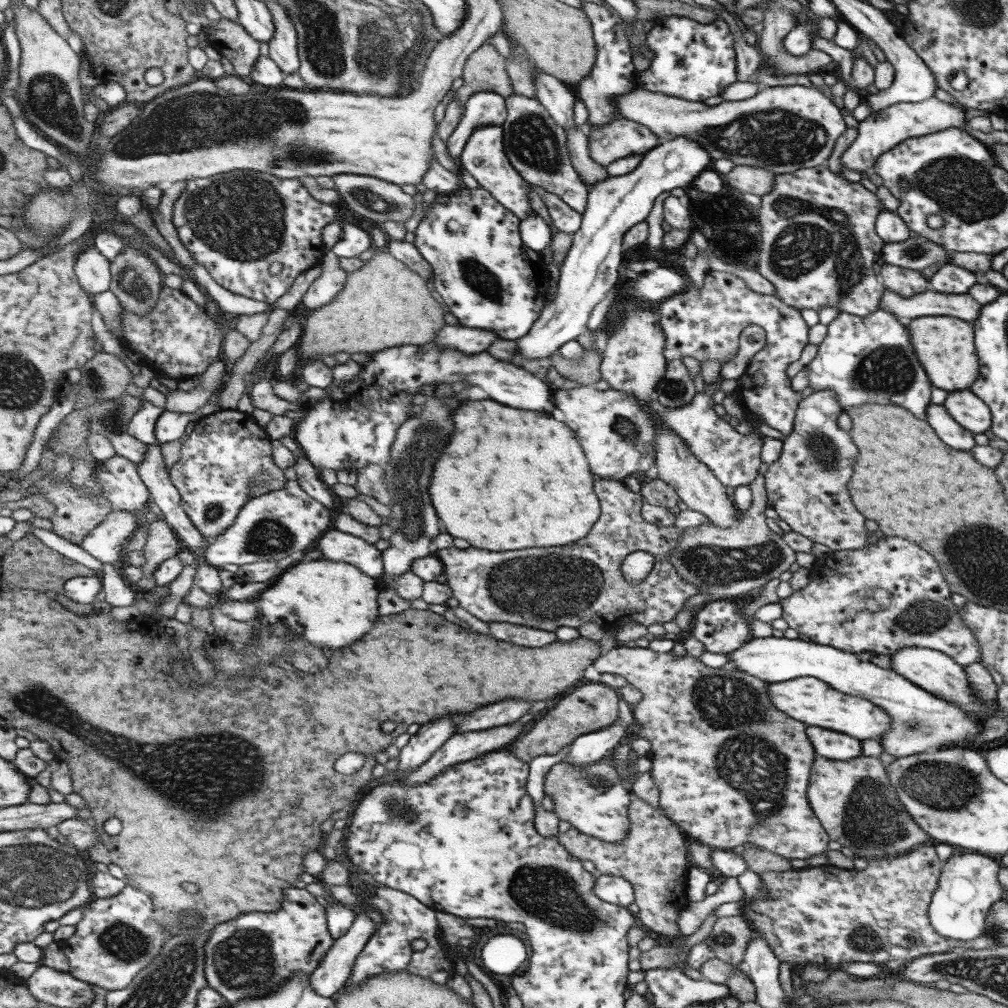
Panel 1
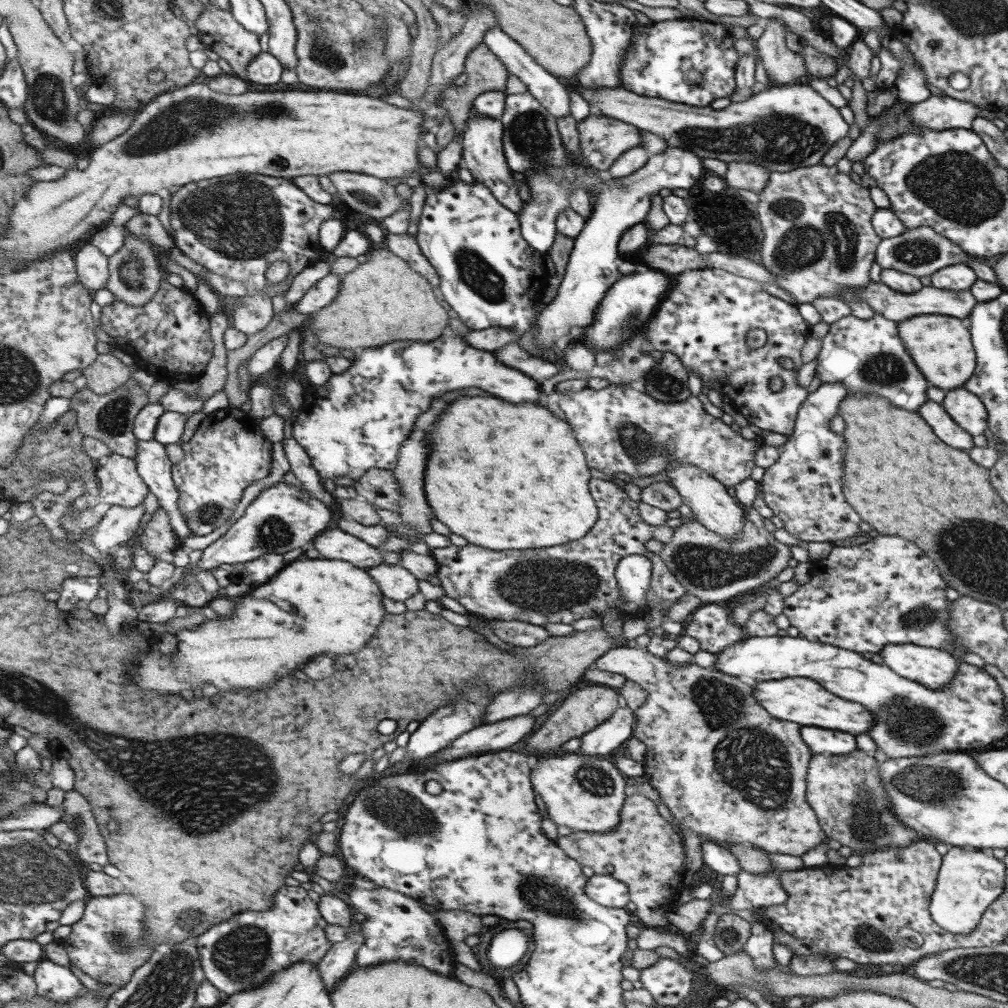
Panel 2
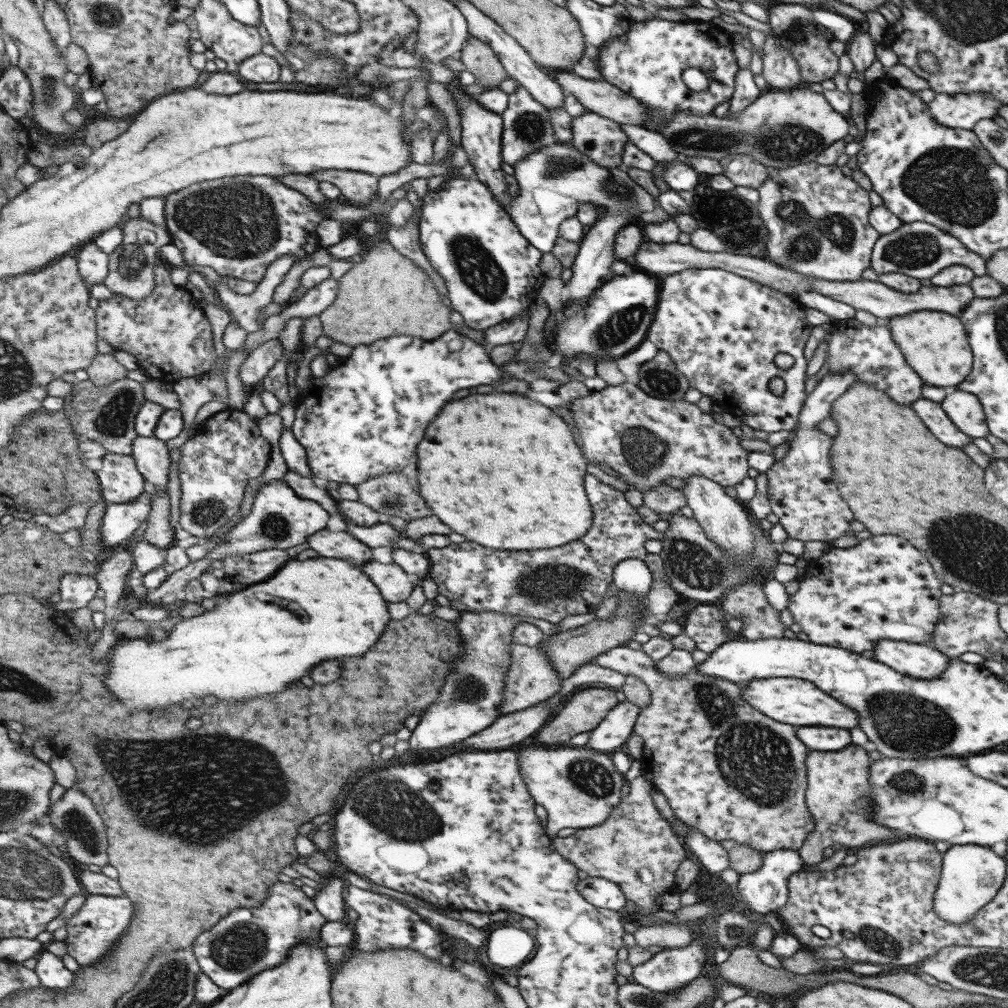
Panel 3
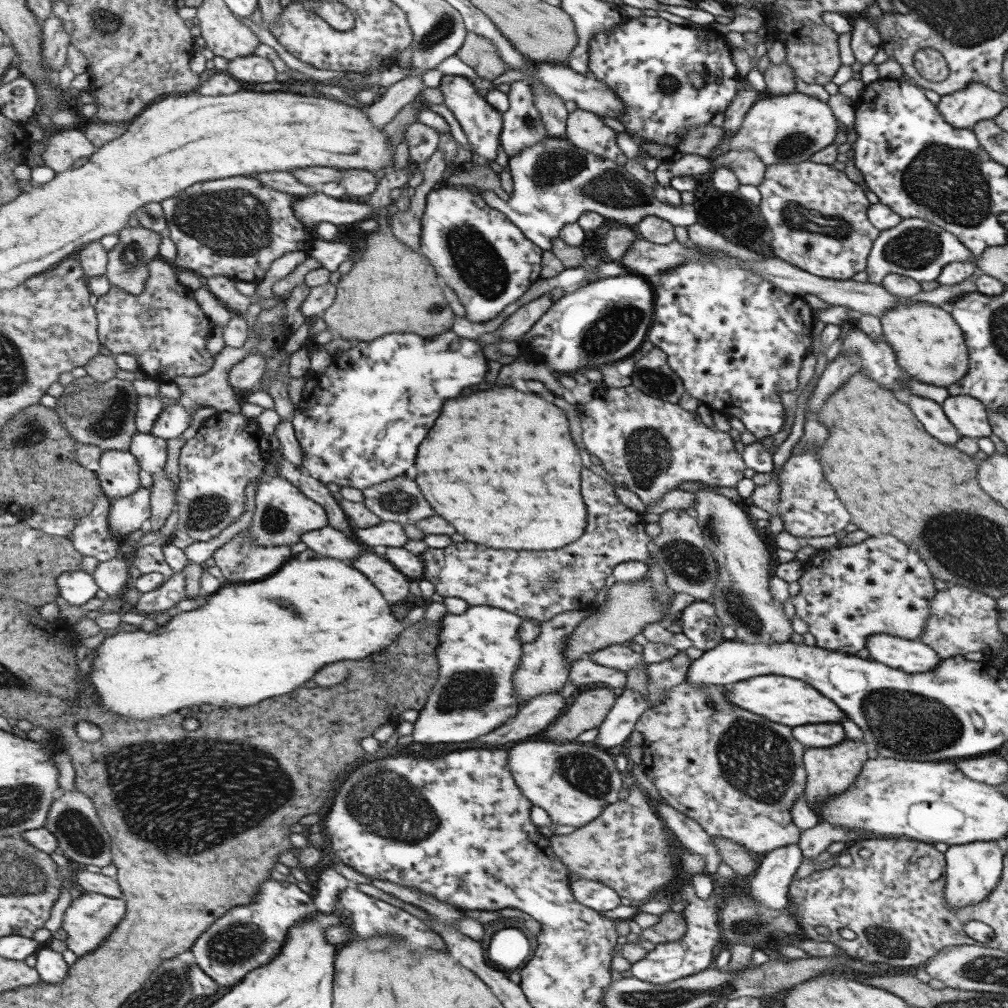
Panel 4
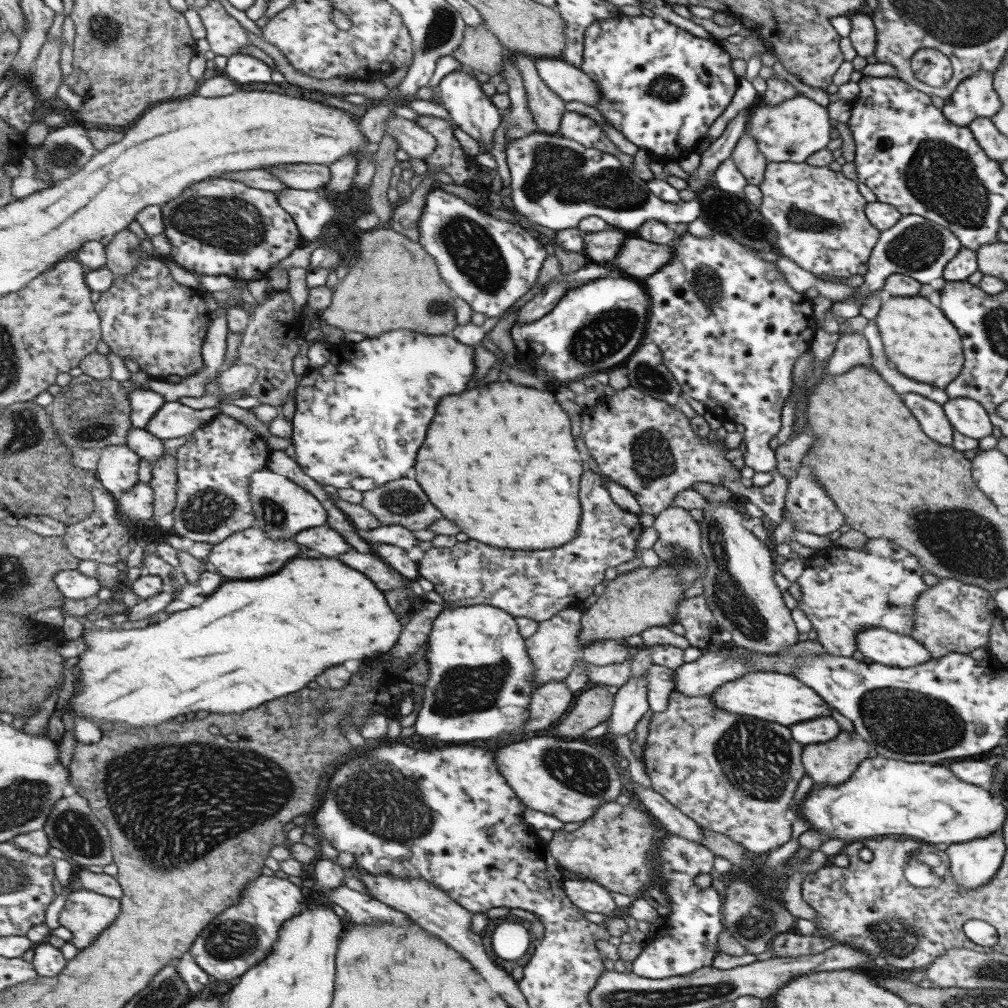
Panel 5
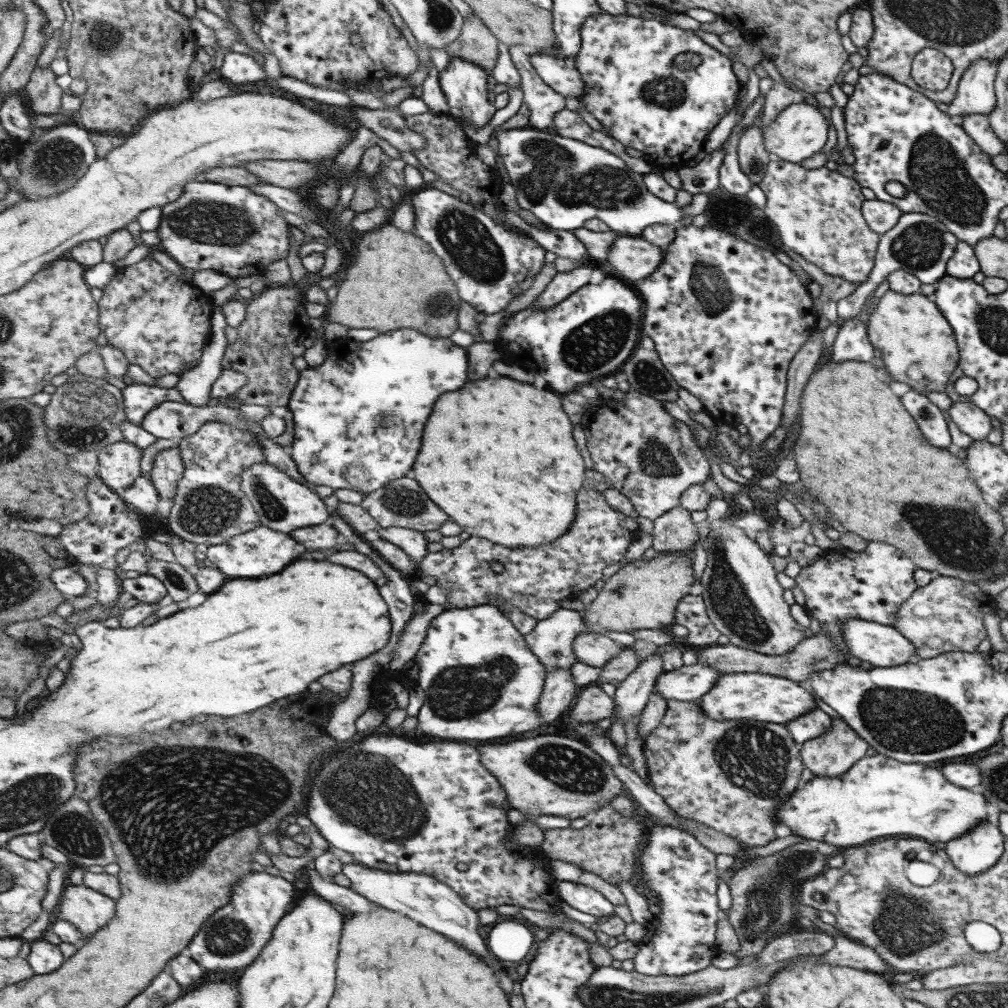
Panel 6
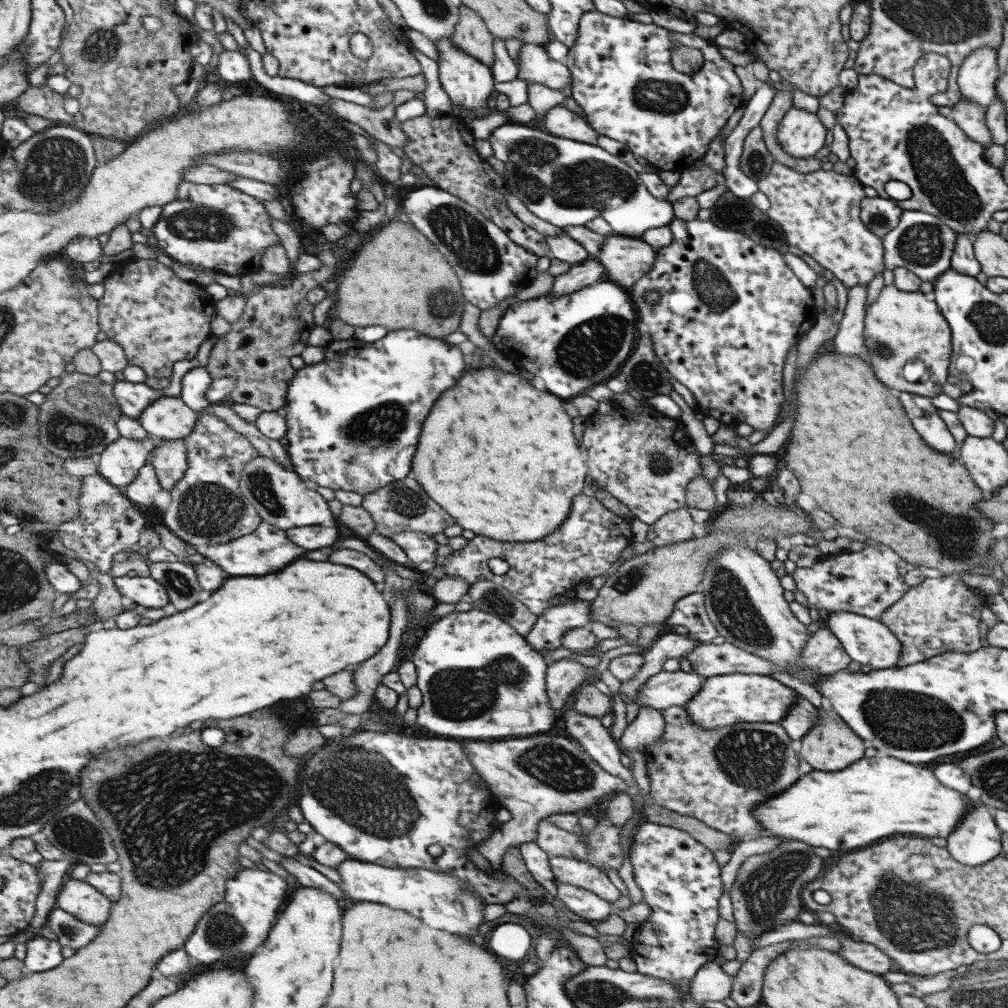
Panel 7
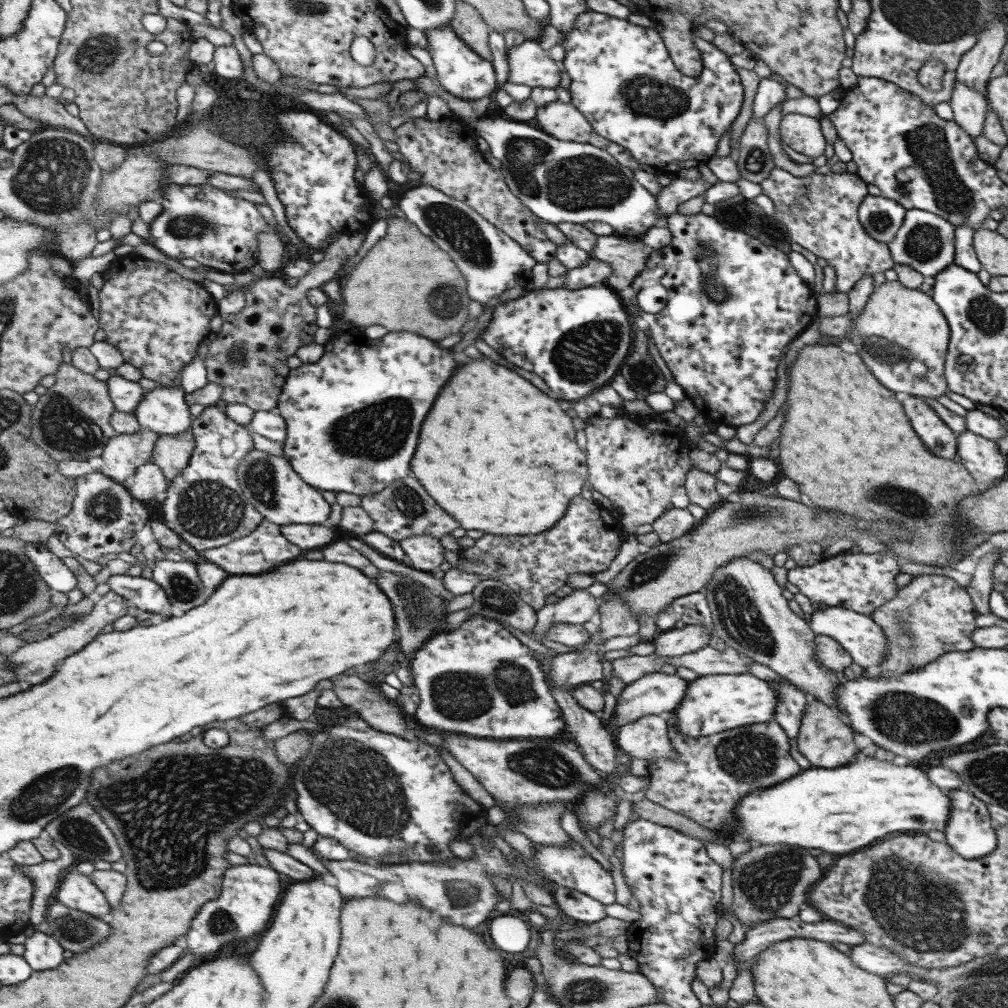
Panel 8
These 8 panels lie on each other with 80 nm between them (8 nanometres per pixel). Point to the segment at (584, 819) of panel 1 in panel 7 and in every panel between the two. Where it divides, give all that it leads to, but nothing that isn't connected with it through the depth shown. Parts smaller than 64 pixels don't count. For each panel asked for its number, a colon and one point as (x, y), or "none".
2: (585, 794)
3: (579, 787)
4: (573, 782)
5: (568, 780)
6: (549, 775)
7: (533, 778)

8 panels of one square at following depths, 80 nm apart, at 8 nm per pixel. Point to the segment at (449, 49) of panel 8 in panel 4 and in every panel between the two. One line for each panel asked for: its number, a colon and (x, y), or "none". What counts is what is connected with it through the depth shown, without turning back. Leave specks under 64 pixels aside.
4: (483, 123)
5: (461, 92)
6: (465, 84)
7: (469, 82)

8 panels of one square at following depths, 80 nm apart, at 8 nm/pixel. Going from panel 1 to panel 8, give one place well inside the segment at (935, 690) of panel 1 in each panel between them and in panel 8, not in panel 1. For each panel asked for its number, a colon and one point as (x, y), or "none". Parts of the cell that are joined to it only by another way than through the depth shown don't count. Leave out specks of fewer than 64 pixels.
2: (933, 668)
3: (917, 660)
4: (911, 656)
5: (877, 645)
6: (874, 644)
7: (865, 640)
8: (862, 639)

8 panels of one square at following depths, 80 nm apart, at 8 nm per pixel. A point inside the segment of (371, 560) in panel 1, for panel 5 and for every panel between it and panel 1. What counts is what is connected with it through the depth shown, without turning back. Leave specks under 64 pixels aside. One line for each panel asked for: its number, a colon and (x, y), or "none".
2: (334, 543)
3: (332, 544)
4: (329, 542)
5: (325, 539)

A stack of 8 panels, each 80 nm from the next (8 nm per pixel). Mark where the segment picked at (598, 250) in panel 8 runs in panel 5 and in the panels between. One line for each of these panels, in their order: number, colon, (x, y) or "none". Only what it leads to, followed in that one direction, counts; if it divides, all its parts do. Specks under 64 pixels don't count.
5: (637, 259)
6: (631, 259)
7: (626, 259)

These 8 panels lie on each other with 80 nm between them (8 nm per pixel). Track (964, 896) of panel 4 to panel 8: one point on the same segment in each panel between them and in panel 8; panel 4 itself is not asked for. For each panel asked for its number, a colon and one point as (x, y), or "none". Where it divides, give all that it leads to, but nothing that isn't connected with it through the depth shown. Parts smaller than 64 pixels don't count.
5: (973, 863)
6: (973, 853)
7: (975, 839)
8: (969, 829)

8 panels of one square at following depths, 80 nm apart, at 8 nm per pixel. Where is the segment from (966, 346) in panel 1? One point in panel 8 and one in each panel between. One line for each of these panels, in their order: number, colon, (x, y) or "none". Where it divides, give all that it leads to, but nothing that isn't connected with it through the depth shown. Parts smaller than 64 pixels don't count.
2: (940, 346)
3: (934, 344)
4: (928, 345)
5: (919, 342)
6: (907, 329)
7: (899, 326)
8: (896, 325)

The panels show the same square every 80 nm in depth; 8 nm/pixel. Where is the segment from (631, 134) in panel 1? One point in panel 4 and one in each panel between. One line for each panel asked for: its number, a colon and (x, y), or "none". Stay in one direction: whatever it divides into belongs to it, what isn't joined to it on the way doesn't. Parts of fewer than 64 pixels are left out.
2: (601, 140)
3: (601, 139)
4: (584, 129)

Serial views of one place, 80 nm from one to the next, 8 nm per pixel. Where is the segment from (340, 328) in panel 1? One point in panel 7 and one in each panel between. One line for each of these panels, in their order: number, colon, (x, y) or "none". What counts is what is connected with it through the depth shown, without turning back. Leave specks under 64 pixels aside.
2: (384, 300)
3: (398, 297)
4: (391, 279)
5: (394, 275)
6: (398, 281)
7: (400, 279)

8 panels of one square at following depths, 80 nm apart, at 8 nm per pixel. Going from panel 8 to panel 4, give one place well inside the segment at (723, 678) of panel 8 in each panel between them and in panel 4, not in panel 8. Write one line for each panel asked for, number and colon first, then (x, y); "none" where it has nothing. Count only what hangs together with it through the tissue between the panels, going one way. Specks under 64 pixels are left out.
4: (788, 701)
5: (779, 698)
6: (761, 697)
7: (726, 699)

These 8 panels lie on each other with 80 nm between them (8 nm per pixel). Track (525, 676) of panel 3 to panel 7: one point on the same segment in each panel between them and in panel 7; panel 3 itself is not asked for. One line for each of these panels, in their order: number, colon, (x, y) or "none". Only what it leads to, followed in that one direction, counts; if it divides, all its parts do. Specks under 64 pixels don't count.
4: (543, 670)
5: (554, 648)
6: (551, 641)
7: (575, 613)

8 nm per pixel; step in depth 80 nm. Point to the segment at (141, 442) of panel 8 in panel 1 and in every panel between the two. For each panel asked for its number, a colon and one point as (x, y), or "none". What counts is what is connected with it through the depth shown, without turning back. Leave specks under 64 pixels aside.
1: (122, 485)
2: (121, 484)
3: (121, 481)
4: (119, 470)
5: (118, 470)
6: (119, 463)
7: (121, 462)

